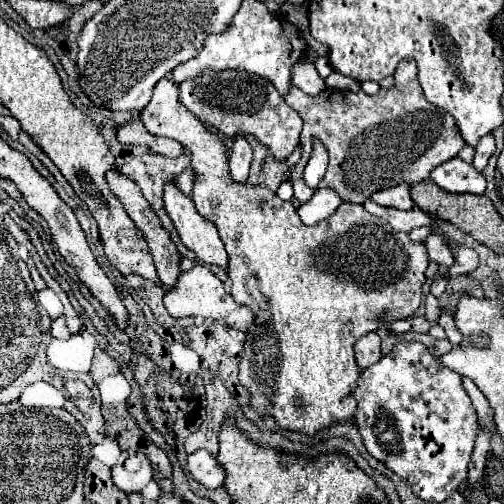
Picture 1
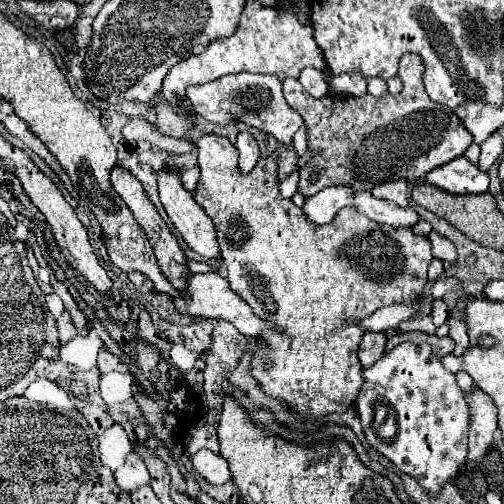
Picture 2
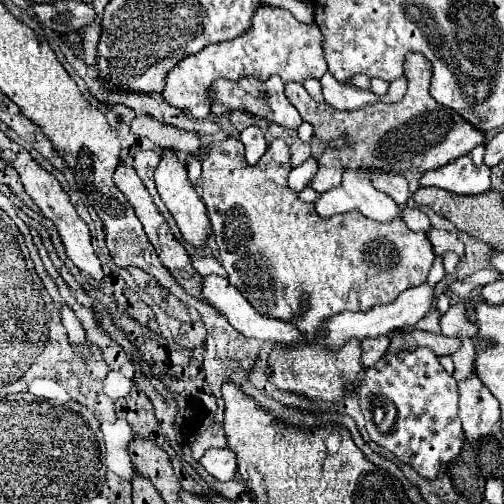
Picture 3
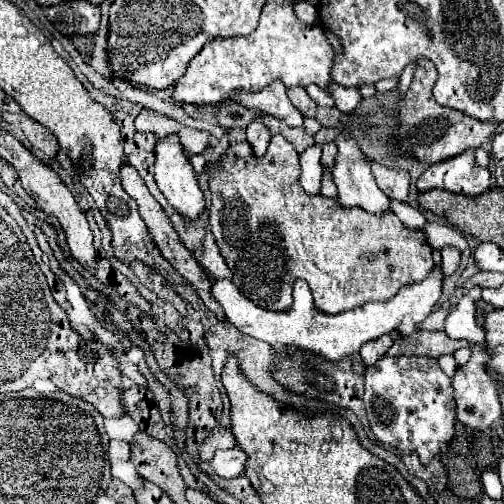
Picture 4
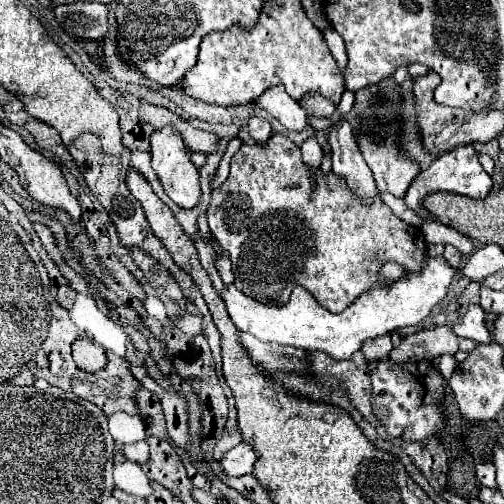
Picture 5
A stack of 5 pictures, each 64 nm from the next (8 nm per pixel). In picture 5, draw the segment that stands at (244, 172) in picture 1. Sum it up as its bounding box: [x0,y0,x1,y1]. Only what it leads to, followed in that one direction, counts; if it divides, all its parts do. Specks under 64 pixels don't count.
[248,116,272,144]

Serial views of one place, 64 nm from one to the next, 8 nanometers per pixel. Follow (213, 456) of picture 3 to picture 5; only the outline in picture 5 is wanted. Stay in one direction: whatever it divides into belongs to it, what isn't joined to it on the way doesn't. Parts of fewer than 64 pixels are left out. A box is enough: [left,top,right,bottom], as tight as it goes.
[220,442,258,476]

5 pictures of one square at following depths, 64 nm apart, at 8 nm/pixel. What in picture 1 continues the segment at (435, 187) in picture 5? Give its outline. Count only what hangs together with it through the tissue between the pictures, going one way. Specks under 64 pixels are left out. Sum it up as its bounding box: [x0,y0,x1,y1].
[430,156,486,194]

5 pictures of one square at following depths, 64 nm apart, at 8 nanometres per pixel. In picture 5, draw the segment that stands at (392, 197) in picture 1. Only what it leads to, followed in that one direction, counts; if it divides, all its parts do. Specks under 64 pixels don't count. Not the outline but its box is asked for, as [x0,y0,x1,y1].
[354,76,420,198]

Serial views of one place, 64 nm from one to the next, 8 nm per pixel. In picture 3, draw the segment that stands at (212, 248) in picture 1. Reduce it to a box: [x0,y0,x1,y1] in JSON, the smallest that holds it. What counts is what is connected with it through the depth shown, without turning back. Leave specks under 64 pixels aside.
[154,148,210,248]

